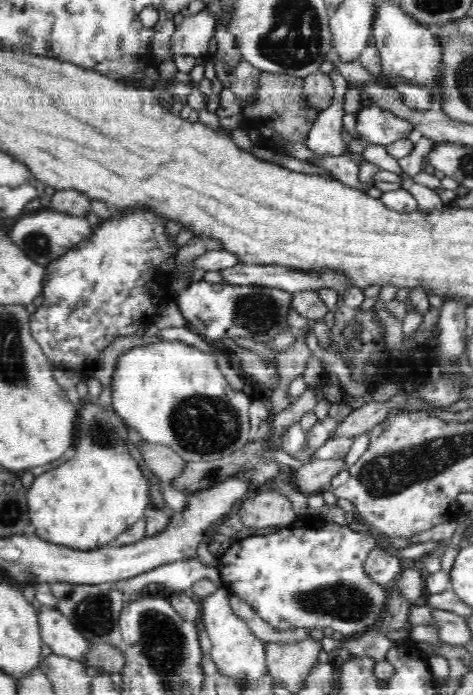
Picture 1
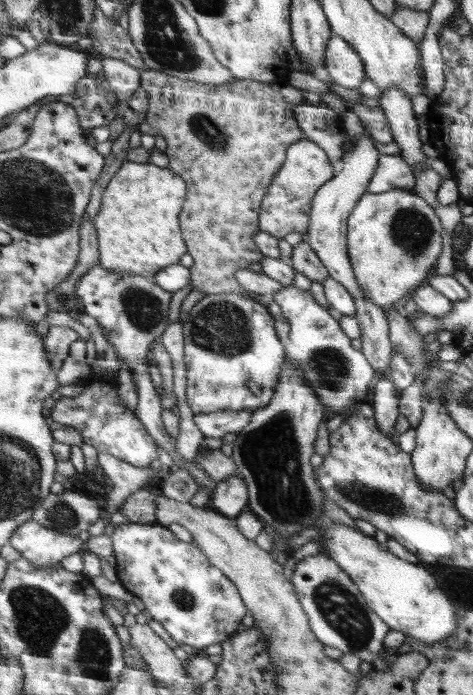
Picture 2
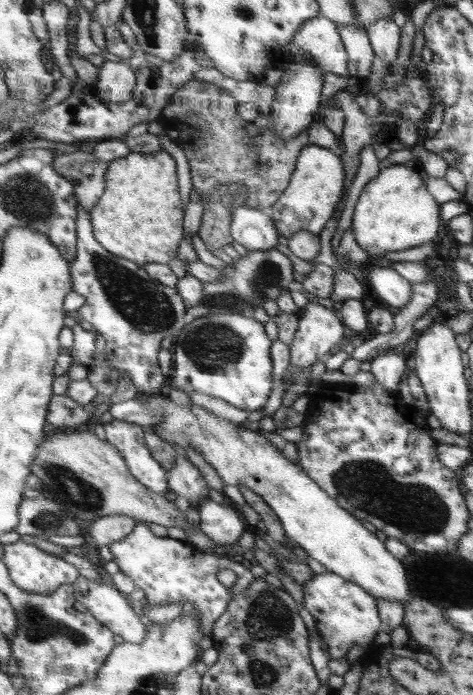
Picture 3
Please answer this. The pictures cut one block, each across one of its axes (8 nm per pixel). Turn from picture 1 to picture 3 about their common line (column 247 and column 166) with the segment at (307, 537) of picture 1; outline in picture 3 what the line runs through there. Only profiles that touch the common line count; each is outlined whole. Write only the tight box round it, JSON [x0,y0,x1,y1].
[110,522,257,637]

